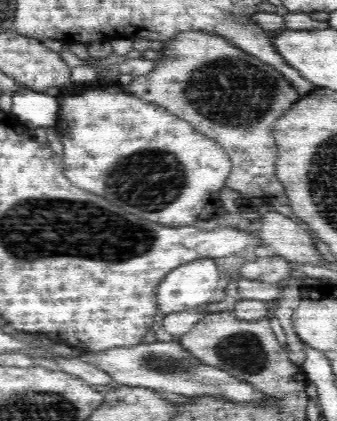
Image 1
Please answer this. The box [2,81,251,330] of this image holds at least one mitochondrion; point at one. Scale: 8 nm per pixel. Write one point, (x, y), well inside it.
(149, 180)

